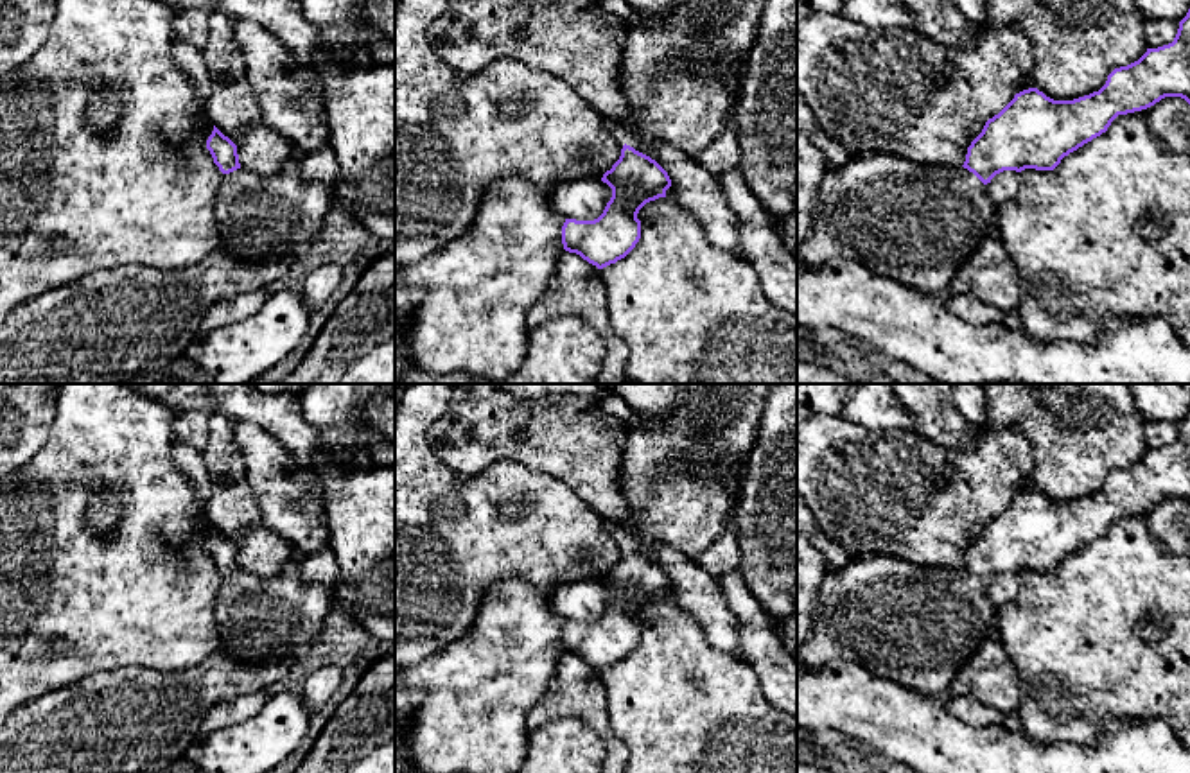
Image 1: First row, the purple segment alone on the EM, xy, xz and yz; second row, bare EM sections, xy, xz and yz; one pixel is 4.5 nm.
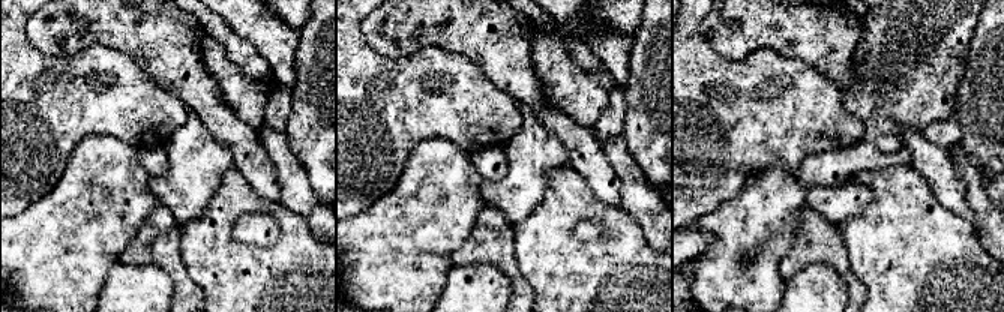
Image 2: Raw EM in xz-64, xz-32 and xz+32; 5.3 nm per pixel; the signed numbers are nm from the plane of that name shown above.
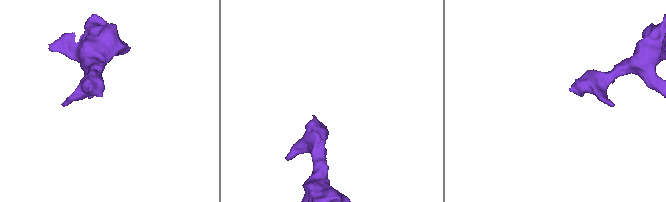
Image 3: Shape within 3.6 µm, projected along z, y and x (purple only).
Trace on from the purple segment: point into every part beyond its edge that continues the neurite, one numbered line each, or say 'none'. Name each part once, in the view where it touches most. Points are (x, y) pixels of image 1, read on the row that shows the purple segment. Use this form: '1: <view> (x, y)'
1: xz (675, 97)

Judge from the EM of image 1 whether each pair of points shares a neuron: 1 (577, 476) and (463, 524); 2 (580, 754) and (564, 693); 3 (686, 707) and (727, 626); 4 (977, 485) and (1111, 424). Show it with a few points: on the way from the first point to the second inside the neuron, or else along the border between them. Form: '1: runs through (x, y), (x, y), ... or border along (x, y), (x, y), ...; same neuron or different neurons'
1: border along (526, 467), (557, 477), (593, 510); different neurons
2: border along (530, 730), (551, 721), (582, 720), (603, 746); different neurons
3: border along (691, 614), (711, 644), (745, 662); different neurons
4: border along (1007, 425), (1029, 443), (1034, 488); different neurons

